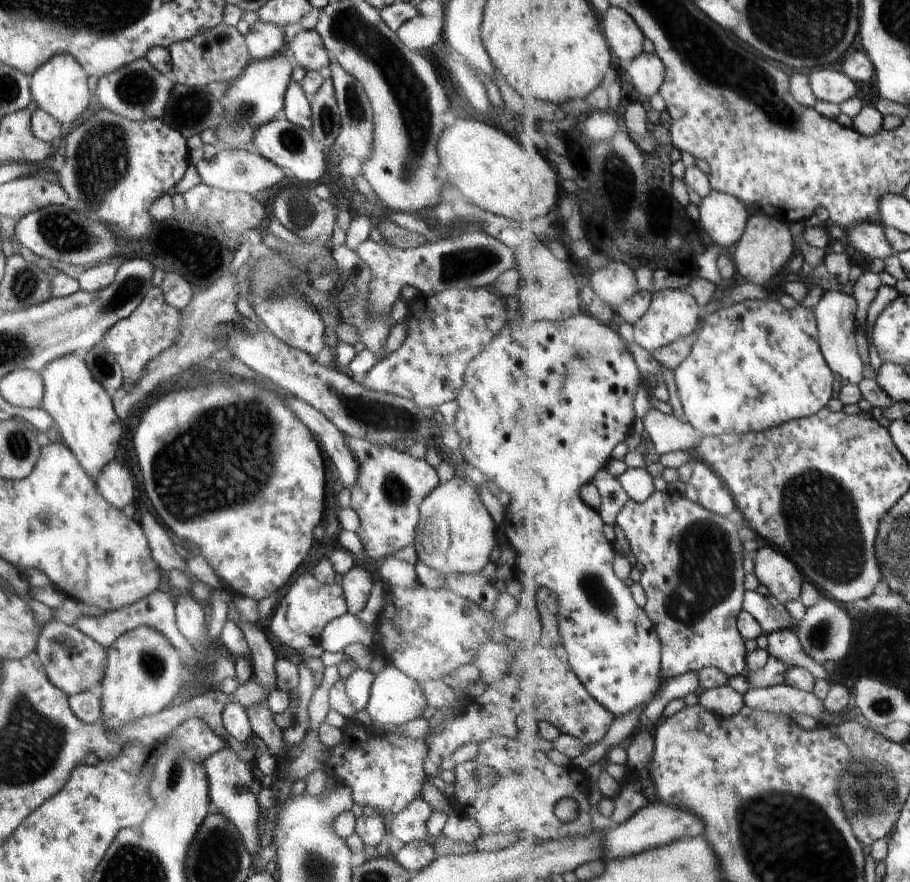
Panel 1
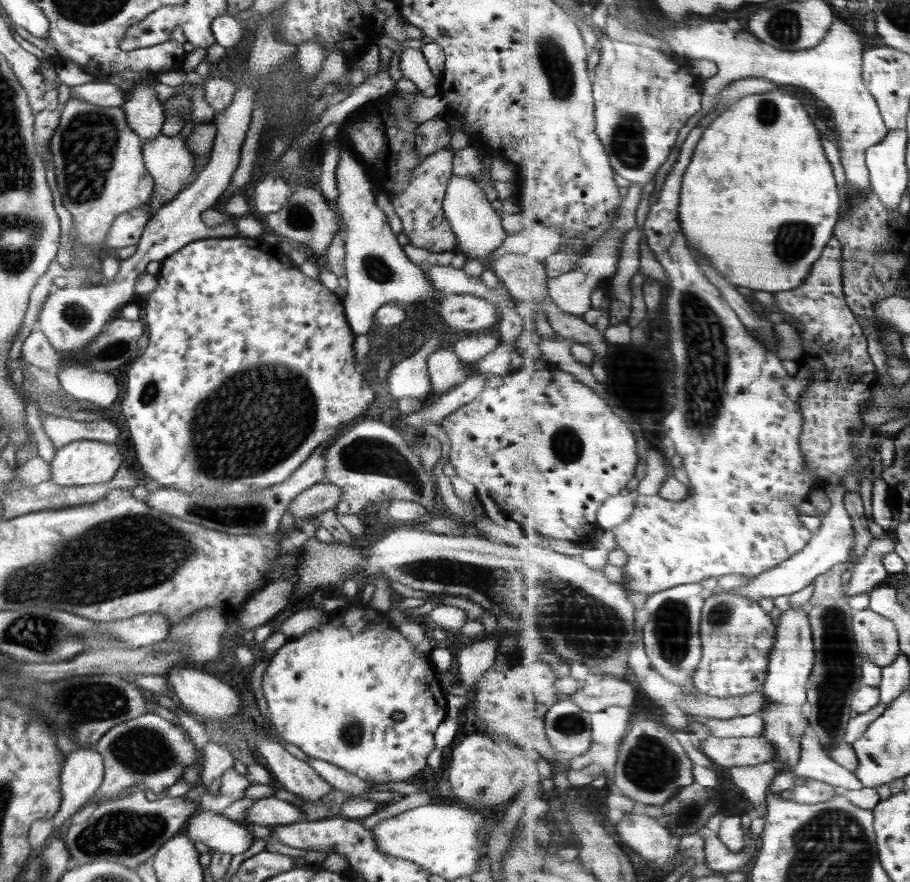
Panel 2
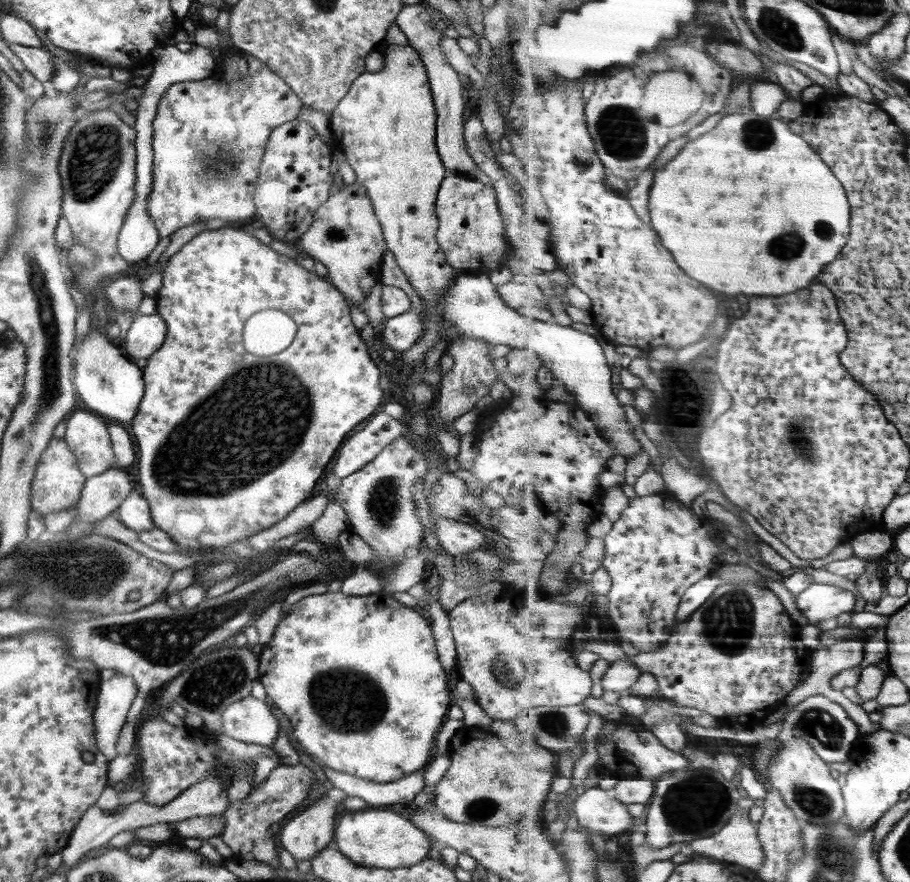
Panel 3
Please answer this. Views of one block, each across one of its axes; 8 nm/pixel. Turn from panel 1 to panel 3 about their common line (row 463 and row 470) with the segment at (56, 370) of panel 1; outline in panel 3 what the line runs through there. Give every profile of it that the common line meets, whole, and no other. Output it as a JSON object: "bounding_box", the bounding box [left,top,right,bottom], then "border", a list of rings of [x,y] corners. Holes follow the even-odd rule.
{"bounding_box":[63,410,114,479],"border":[[[76,410],[66,419],[63,440],[78,462],[78,470],[86,479],[93,478],[114,468],[108,424],[96,414]]]}

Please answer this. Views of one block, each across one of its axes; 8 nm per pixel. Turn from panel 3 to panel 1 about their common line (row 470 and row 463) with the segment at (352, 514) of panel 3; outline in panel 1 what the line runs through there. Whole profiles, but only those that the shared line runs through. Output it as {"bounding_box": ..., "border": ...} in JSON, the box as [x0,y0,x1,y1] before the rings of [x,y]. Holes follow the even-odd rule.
{"bounding_box":[343,435,440,574],"border":[[[348,435],[343,439],[358,465],[357,481],[349,488],[349,507],[358,515],[360,528],[357,535],[363,549],[363,555],[356,561],[371,574],[377,571],[380,560],[392,557],[394,552],[406,546],[413,546],[420,503],[440,484],[440,479],[434,467],[424,459],[415,459],[392,446],[378,446]]]}

